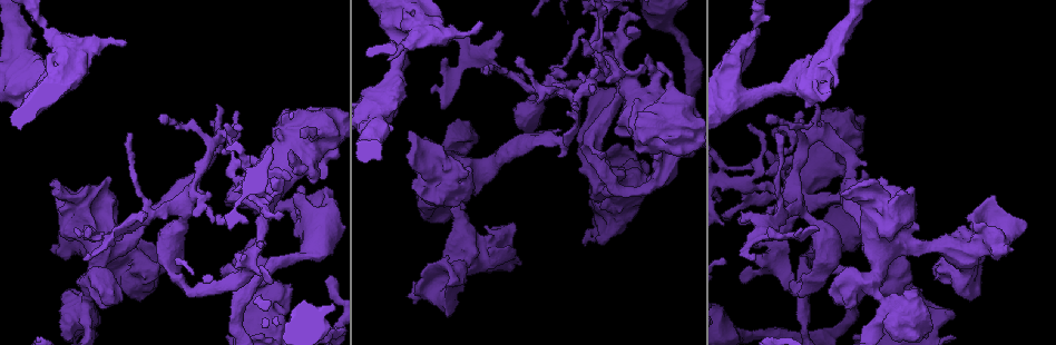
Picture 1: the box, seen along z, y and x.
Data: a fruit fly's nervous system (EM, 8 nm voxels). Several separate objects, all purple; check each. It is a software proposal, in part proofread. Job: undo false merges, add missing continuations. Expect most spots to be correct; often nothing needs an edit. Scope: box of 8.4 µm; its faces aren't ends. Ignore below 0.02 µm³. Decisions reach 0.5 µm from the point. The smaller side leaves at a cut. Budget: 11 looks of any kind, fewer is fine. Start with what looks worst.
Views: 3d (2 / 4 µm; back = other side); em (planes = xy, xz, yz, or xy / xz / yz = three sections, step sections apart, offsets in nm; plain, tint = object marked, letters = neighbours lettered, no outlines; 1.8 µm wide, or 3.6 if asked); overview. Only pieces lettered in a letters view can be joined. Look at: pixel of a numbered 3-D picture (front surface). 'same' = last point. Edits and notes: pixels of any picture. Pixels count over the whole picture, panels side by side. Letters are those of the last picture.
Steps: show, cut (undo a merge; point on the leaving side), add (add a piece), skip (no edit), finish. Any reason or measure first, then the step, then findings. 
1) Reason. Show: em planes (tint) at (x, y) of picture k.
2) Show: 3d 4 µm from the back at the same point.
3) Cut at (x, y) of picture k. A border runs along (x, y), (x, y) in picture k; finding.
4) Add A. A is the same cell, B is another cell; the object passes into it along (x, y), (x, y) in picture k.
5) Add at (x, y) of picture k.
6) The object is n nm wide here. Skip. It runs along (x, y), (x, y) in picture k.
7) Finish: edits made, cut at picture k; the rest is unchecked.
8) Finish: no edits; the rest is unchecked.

An open end. Show: em planes (plain) at (328, 280) of picture 1.

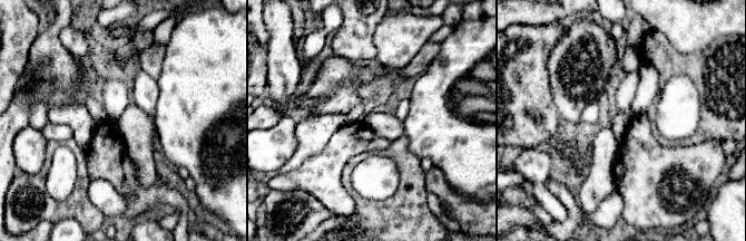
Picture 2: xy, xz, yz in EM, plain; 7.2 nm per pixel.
See the neighbours. Show: em planes (letters) at the same point.

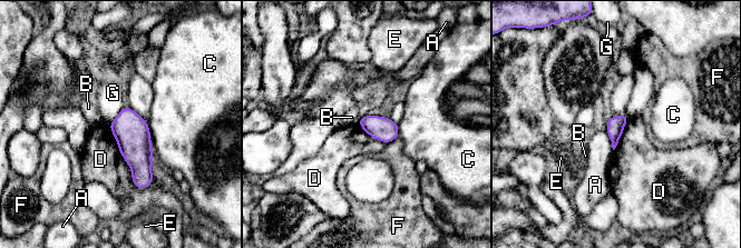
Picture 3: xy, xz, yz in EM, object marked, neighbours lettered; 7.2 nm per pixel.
Skip. A, B, C, D, E, F and G are other cells; a border runs along (108, 124), (133, 184), (145, 189) in picture 3; no lettered piece goes on from it.

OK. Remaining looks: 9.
Branch stops here. Show: 3d 4 µm from the back at (469, 171) of picture 1.

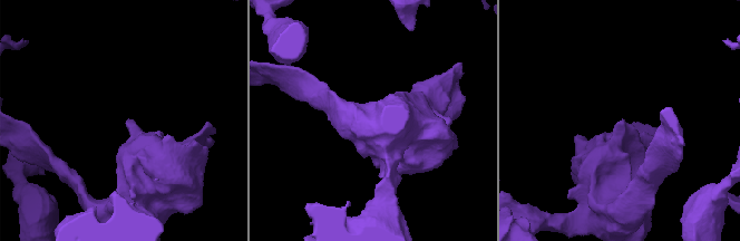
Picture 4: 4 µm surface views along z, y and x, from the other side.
Show: em xz step 16 (letters) at (623, 122) of picture 4.

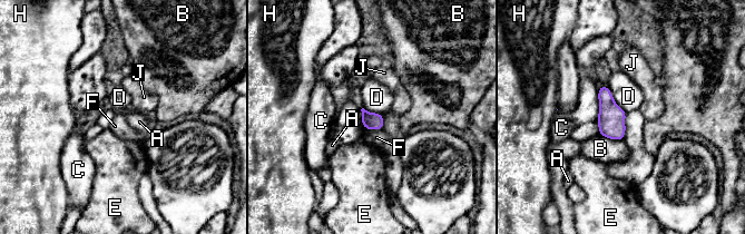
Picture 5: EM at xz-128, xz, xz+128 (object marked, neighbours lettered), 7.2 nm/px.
Show: em planes (letters) at the same point.

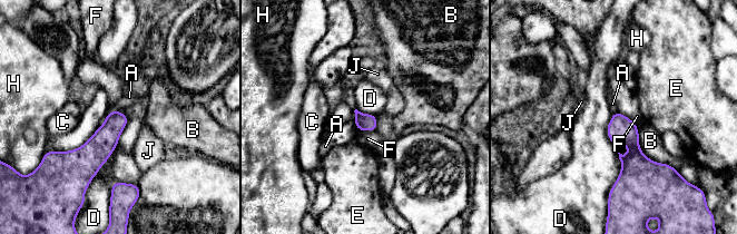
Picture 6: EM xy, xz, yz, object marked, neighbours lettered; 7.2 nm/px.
Skip. A, B, C, D, E, F, H and J are other cells; a border runs along (117, 145), (86, 188) in picture 6; none of them fits.

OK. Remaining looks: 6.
Tapers out. Show: 3d 4 µm from the back at (263, 245) of picture 1.

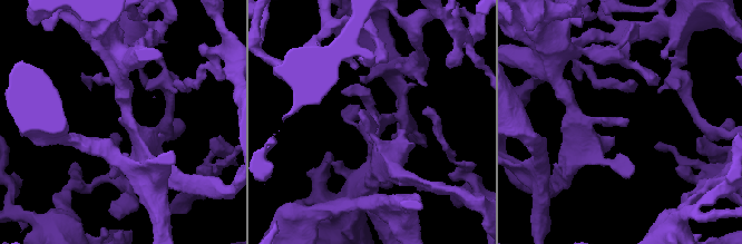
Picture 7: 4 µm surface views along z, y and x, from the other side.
Shape alone is not enough. Show: em xy step 8 (letters) at (375, 116) of picture 7.

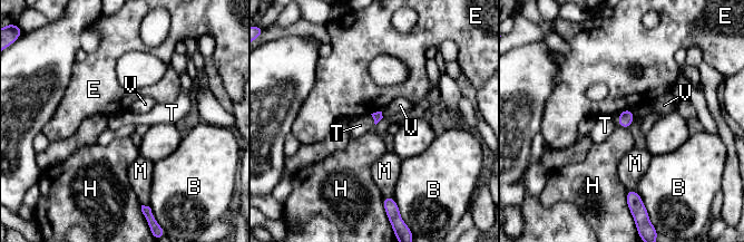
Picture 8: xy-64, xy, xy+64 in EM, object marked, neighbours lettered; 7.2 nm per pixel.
Skip. B, E, H, M, T and V are other cells; a border runs along (370, 114), (375, 124) in picture 8; no lettered piece goes on from it.

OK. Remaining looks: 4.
Branch stops here. Show: em planes (letters) at (454, 121) of picture 1.

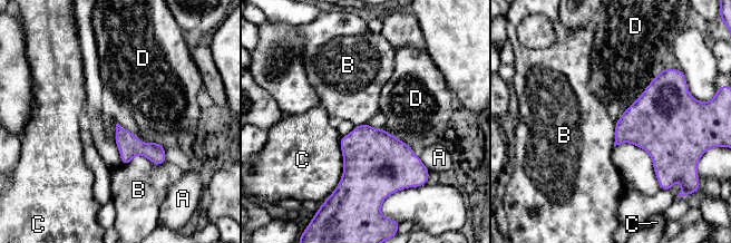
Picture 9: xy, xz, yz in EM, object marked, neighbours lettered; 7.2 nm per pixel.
Skip. A, B, C and D are other cells; a border runs along (166, 162), (135, 155), (122, 164) in picture 9; none of them fits.

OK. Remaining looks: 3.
Finish: no edits; the rest is unchecked.

